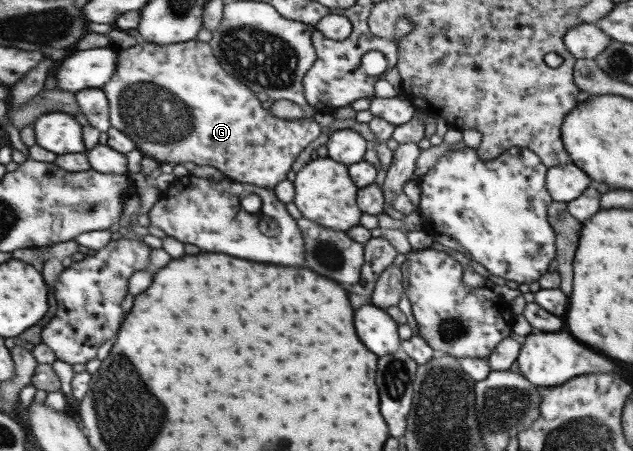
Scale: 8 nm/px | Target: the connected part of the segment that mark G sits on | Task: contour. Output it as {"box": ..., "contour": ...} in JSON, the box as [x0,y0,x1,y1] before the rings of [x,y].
{"box":[102,38,321,189],"contour":[[[197,38],[163,46],[140,40],[123,50],[119,54],[119,68],[102,89],[108,99],[111,127],[126,134],[144,156],[161,164],[194,162],[199,166],[217,168],[229,180],[274,189],[278,182],[287,179],[291,164],[301,150],[321,134],[321,125],[313,118],[276,118],[269,109],[261,107],[262,102],[255,92],[221,68],[213,54],[211,45]]]}

